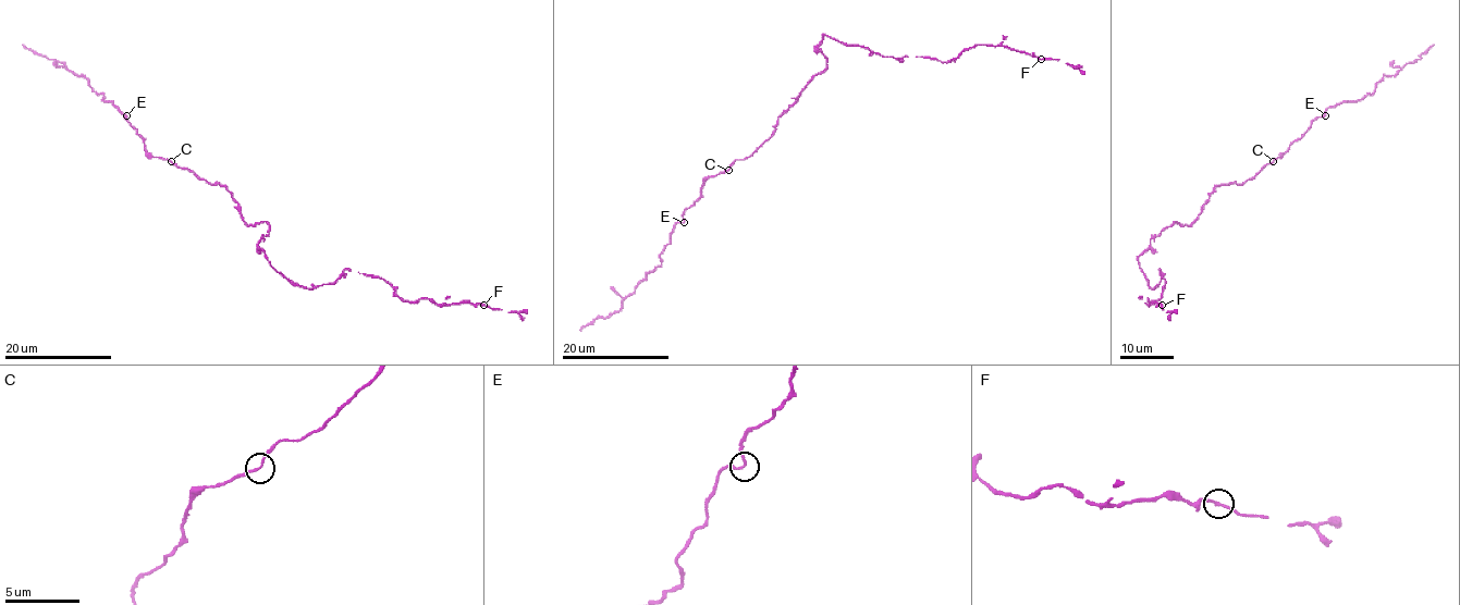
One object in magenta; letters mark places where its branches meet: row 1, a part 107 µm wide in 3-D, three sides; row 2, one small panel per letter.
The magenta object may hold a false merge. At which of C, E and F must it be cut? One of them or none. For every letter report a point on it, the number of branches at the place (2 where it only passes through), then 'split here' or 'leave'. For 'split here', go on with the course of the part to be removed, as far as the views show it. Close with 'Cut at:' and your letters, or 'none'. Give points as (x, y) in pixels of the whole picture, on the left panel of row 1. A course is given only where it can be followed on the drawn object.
C: (171, 161) | 2 | leave
E: (126, 115) | 2 | leave
F: (483, 305) | 2 | leave
Cut at: none

